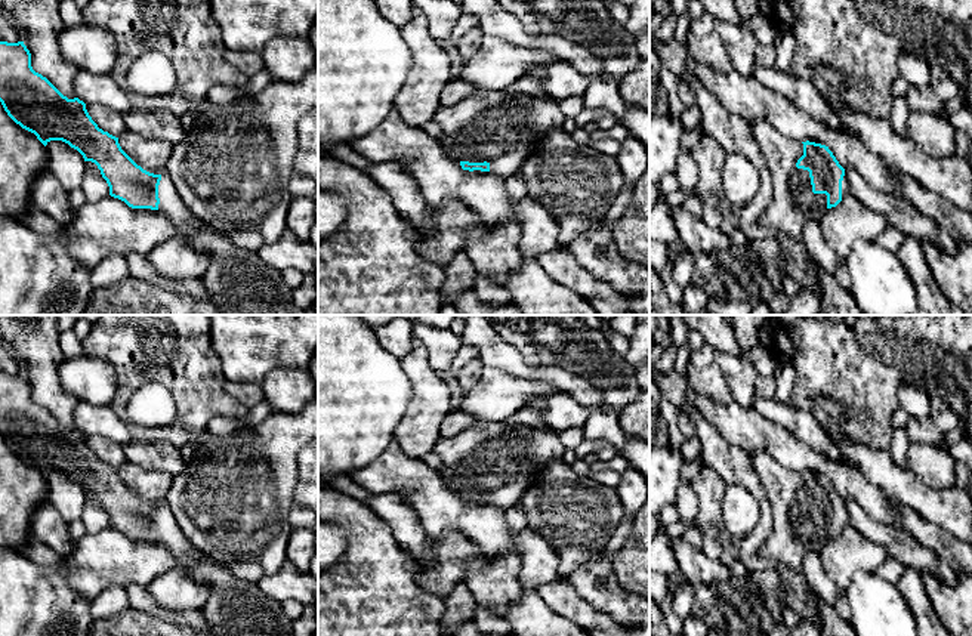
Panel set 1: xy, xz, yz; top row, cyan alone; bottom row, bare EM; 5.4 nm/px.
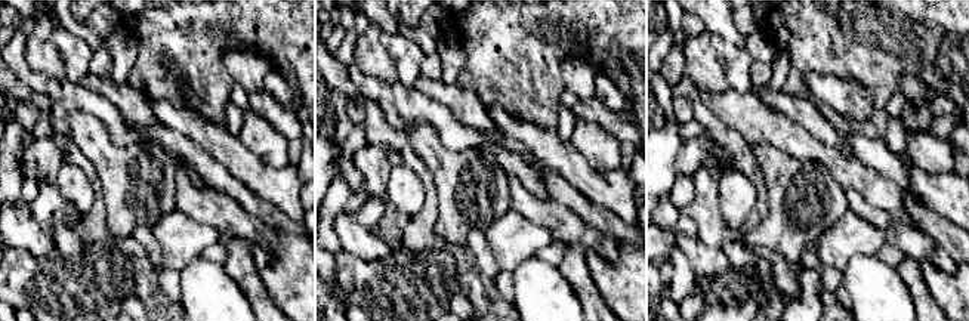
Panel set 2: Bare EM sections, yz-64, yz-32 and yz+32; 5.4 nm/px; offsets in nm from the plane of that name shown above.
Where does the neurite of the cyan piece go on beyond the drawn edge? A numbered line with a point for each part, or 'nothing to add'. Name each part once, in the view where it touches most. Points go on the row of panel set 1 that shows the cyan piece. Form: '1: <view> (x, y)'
1: yz (793, 203)

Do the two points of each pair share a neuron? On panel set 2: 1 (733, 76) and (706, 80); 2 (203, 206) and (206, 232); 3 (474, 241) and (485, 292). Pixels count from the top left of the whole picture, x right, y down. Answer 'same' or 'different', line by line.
1: different
2: different
3: different

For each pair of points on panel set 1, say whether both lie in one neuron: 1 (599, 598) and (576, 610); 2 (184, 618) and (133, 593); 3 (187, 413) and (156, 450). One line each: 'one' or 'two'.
1: two
2: one
3: two

